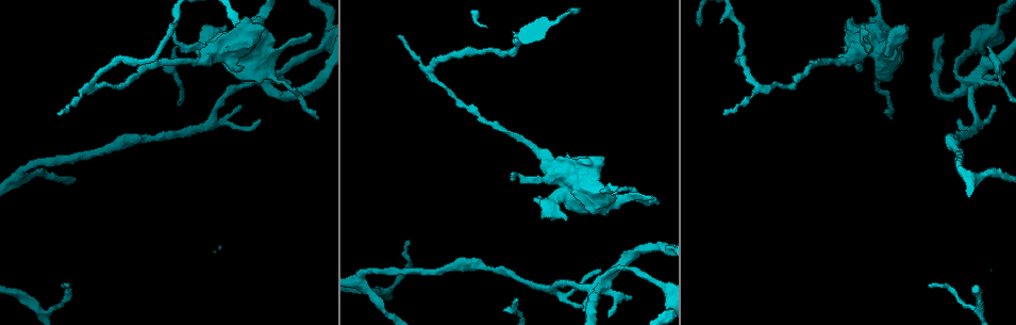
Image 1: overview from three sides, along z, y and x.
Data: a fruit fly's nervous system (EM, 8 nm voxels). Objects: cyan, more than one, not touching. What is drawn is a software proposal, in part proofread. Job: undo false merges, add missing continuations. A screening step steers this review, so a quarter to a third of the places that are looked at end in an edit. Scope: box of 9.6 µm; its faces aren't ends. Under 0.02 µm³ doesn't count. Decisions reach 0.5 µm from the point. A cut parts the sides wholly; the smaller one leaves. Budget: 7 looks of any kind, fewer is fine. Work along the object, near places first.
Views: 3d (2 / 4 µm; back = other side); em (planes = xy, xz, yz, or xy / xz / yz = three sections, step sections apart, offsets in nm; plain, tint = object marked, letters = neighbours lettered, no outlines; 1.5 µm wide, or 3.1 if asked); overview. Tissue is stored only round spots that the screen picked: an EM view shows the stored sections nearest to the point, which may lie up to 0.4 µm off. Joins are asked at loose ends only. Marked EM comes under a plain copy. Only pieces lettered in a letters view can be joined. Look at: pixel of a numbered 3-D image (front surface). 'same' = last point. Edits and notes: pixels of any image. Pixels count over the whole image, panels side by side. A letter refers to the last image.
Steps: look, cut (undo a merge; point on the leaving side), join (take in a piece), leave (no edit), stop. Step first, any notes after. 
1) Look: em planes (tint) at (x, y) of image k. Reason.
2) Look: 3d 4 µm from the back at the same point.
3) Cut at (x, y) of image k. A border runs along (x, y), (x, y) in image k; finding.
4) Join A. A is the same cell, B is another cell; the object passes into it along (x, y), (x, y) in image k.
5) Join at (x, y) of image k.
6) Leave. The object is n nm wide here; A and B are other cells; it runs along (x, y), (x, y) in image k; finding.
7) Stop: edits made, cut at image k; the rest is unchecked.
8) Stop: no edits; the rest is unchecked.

Look: 3d 2 µm at (862, 28) of image 1. Free end.

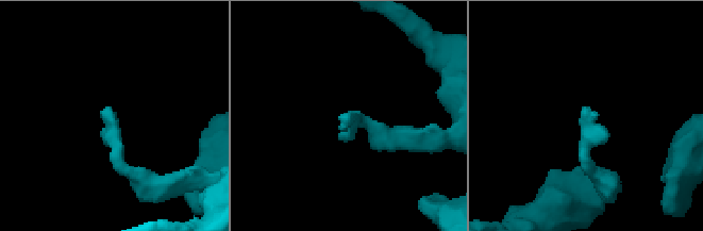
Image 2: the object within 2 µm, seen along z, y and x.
Look: em xz step 4 (tint) at (101, 111) of image 2.

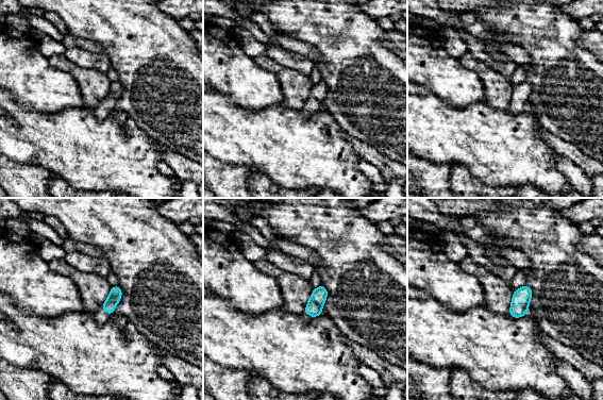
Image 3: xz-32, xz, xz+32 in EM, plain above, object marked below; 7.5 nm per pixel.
Look: em xz step 4 (letters) at the same point. See the neighbours.

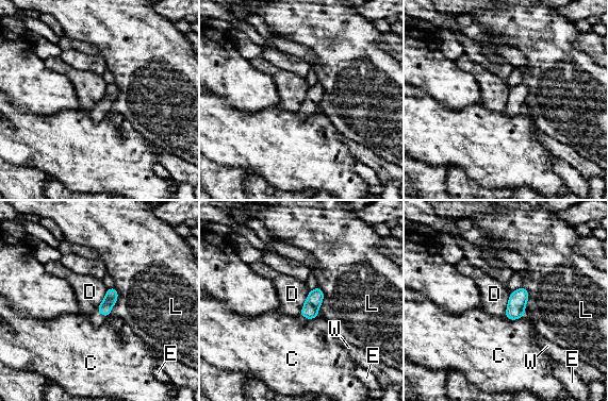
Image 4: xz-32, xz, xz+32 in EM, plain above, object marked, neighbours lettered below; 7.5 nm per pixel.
Leave. C, D, E, L and W are other cells; a border runs along (511, 291), (504, 317) in image 4; none of them fits.

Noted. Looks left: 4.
Look: em xz step 4 (letters) at (652, 197) of image 1. An open end.

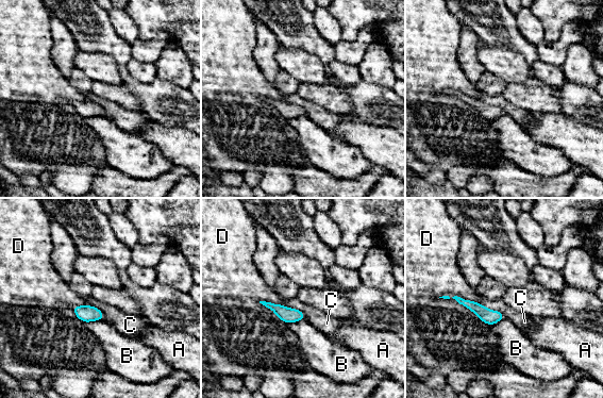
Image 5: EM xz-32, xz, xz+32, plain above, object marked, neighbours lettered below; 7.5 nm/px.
Leave. The object is 90 nm wide here; A, B, C and D are other cells; it runs along (462, 301), (487, 316), (500, 316) in image 5; no lettered piece goes on from it.

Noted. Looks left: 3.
Look: 3d 2 µm at (659, 203) of image 1. Thin end.

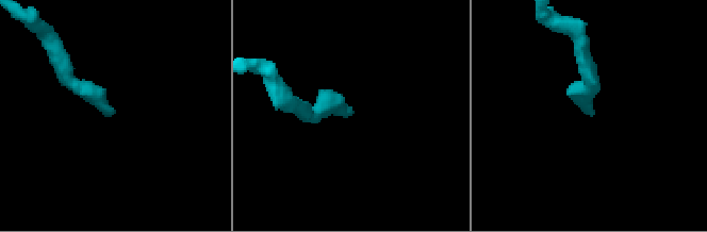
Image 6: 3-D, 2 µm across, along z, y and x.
Look: em yz step 4 (tint) at (592, 112) of image 6. Shape alone is not enough.

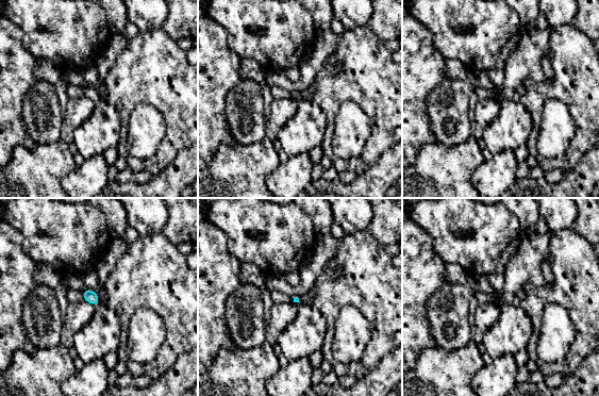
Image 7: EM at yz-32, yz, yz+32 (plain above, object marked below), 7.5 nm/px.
Look: em planes (letters) at the same point. Another direction.

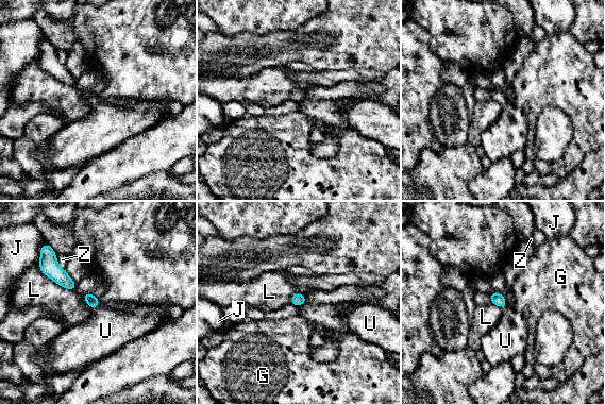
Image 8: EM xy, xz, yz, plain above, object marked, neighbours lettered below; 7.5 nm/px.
Leave. G, J, L, U and Z are other cells; a border runs along (101, 305), (95, 306), (91, 309) in image 8; none of them fits.

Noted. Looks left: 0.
Stop: no edits; the rest is unchecked.

